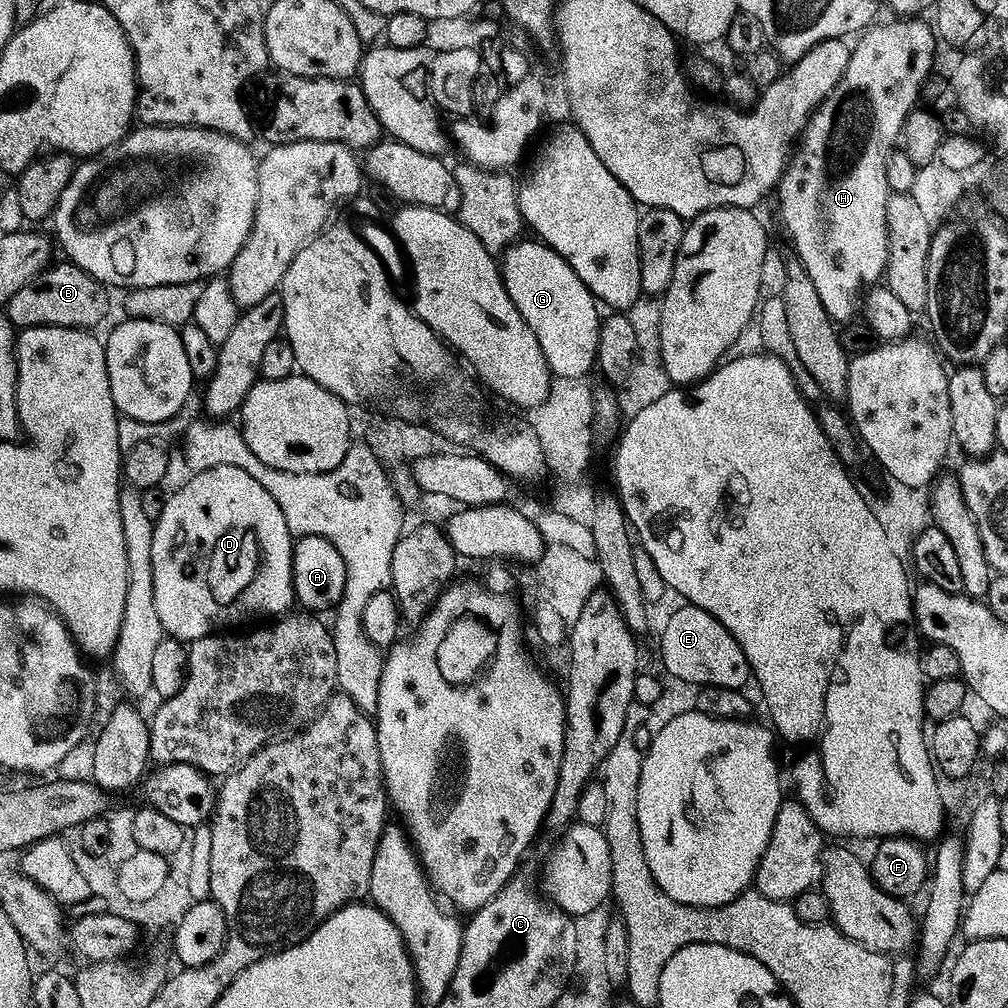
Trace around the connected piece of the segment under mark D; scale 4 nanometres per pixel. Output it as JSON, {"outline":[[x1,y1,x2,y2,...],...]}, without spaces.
{"outline":[[214,466,214,470,202,470,191,473,189,480,169,495,162,506,162,514,154,521,154,550,152,561,154,562,154,607,158,610,158,622,162,622,165,633,169,637,185,642,191,642,219,633,227,624,244,624,247,620,256,620,259,616,264,618,279,618,293,607,294,597,292,594,292,546,294,537,286,526,286,518,282,518,282,510,278,510,278,502,270,498,266,489,250,478,246,470,238,470,238,466]]}

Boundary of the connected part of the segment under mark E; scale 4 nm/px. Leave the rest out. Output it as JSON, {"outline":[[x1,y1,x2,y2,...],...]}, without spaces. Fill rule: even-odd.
{"outline":[[689,603,684,608,674,612,666,627,661,629,660,636,662,636,660,642,662,664,672,677,682,682,696,684,695,686,708,684,726,686,727,689,743,689,746,686,744,684,748,680,751,681,751,668,738,640,726,630,726,626,722,626,708,611,702,610,696,604]]}

